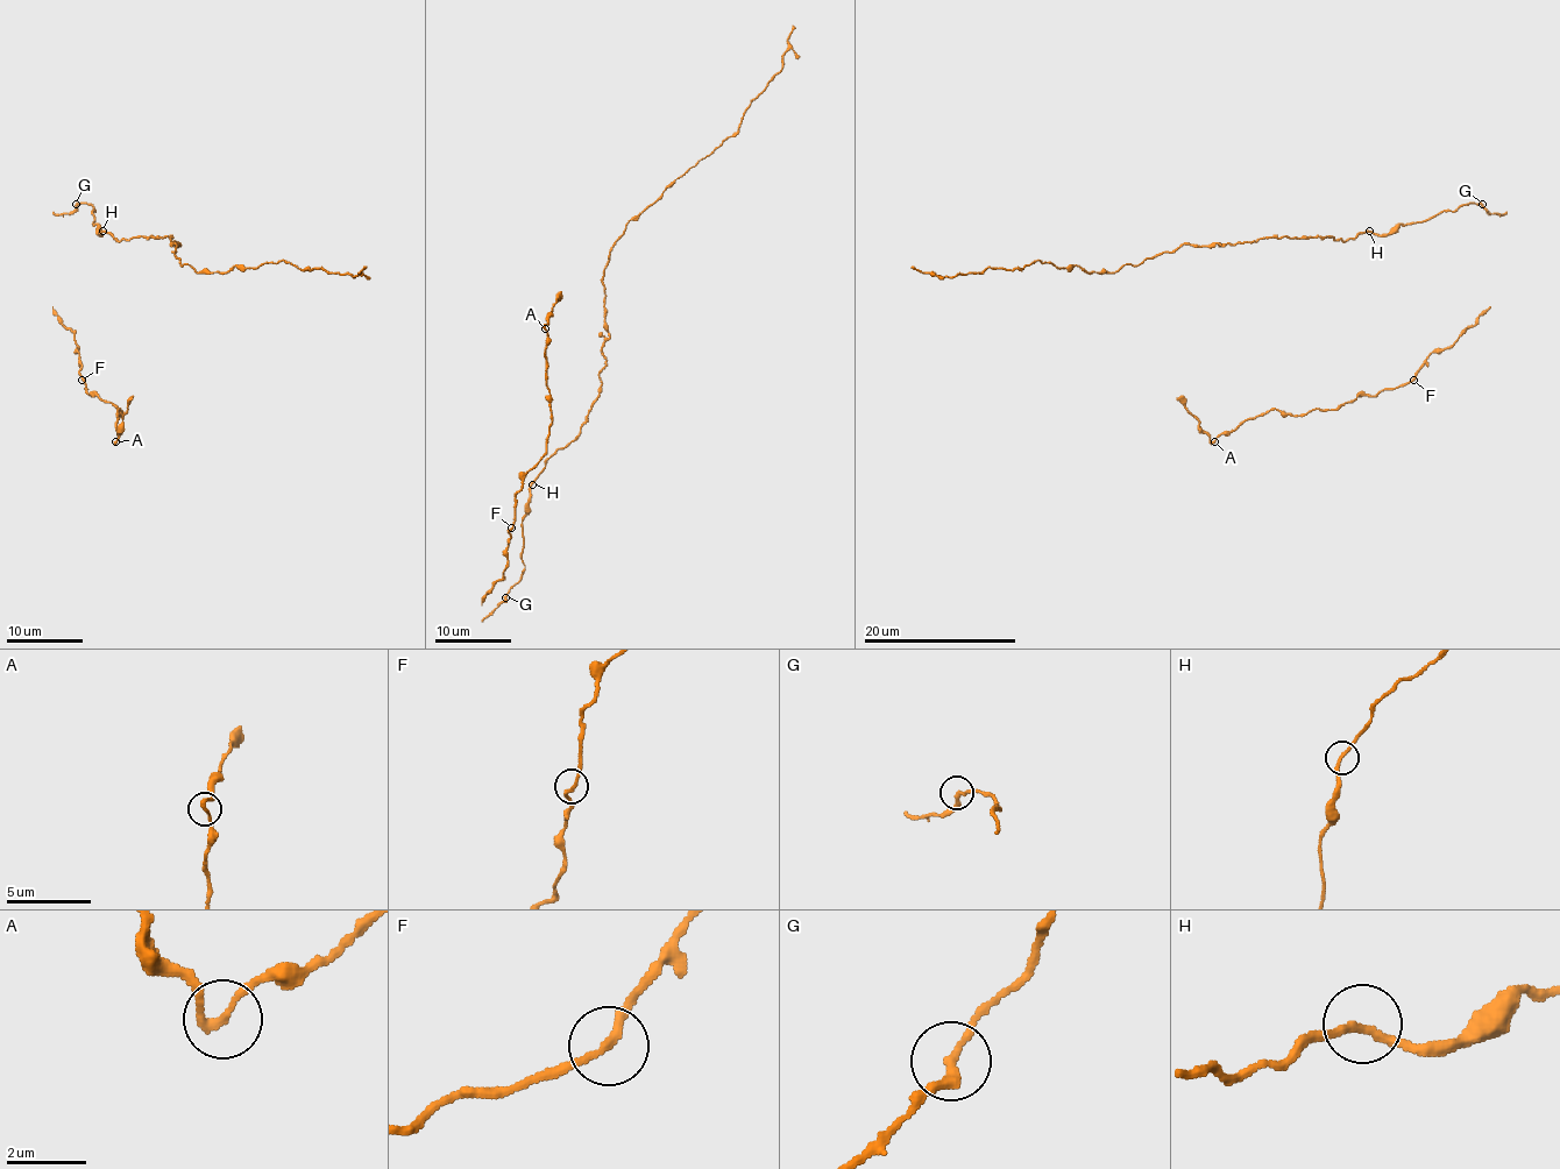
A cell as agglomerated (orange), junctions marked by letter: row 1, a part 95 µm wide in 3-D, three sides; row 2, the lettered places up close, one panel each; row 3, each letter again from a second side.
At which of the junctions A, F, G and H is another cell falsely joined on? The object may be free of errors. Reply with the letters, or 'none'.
A

